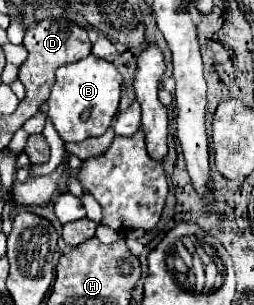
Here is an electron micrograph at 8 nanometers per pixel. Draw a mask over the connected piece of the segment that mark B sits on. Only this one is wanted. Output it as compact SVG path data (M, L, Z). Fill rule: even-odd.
M93 54L75 62L65 64L57 70L57 82L47 100L49 118L63 138L63 142L81 142L91 136L101 136L111 126L111 120L119 108L121 96L121 78L117 68Z

